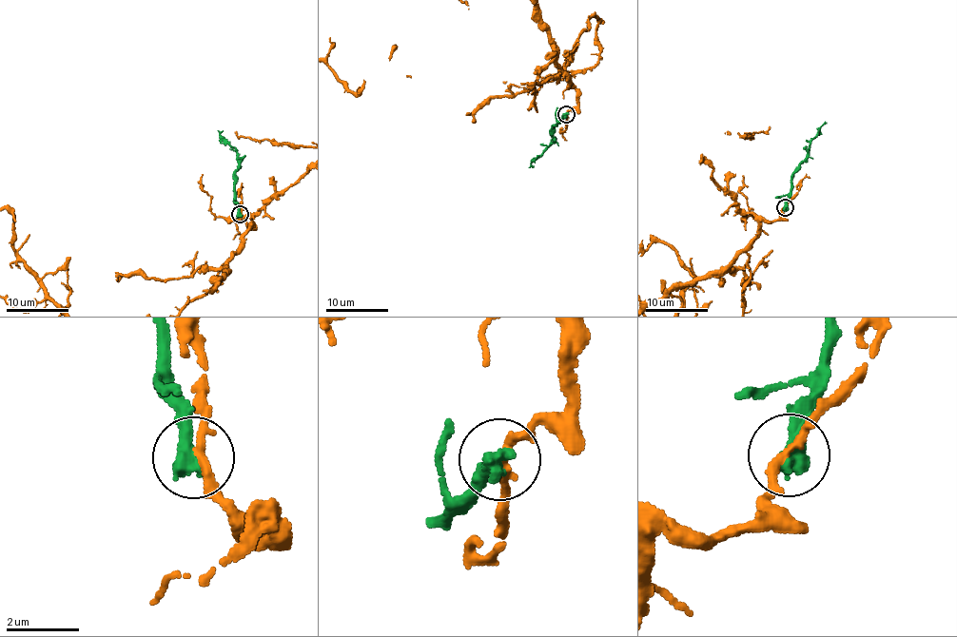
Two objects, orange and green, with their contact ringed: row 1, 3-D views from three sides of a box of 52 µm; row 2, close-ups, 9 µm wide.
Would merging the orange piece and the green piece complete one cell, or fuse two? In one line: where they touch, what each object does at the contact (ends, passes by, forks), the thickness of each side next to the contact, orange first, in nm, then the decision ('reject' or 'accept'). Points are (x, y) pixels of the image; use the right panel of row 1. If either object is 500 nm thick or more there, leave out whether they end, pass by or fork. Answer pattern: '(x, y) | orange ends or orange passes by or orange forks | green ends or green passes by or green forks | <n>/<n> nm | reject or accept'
(785, 207) | 240/550 nm | reject

